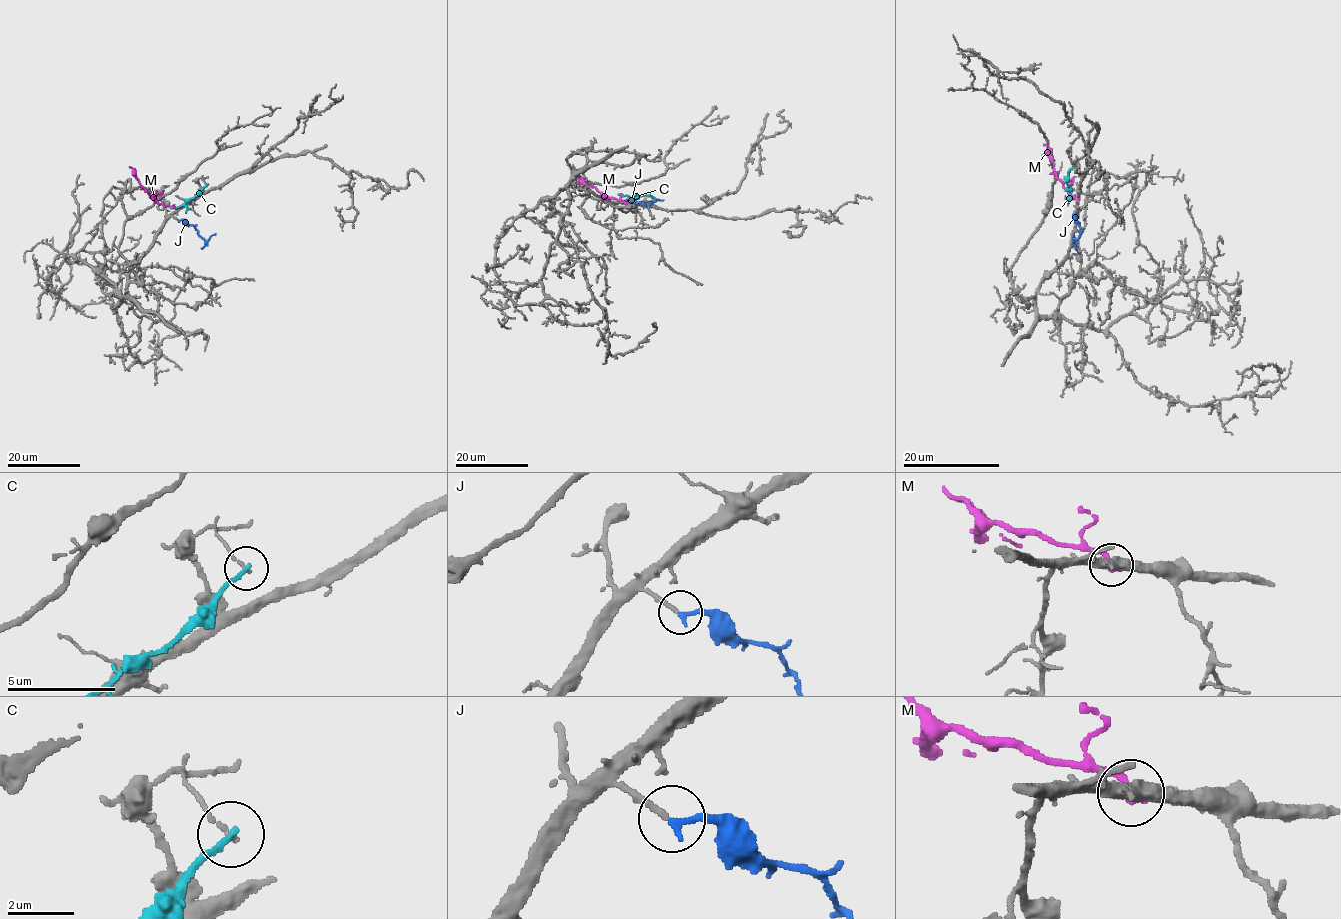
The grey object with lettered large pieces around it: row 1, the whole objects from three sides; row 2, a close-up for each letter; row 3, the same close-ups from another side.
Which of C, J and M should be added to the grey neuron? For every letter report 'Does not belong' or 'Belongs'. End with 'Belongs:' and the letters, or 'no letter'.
C: Does not belong
J: Belongs
M: Does not belong
Belongs: J

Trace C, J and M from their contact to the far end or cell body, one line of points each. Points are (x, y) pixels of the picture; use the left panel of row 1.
C: (207, 185), (183, 204), (170, 208)
J: (178, 220), (193, 225), (206, 242), (215, 233)
M: (177, 208), (159, 204), (140, 185), (129, 166)

